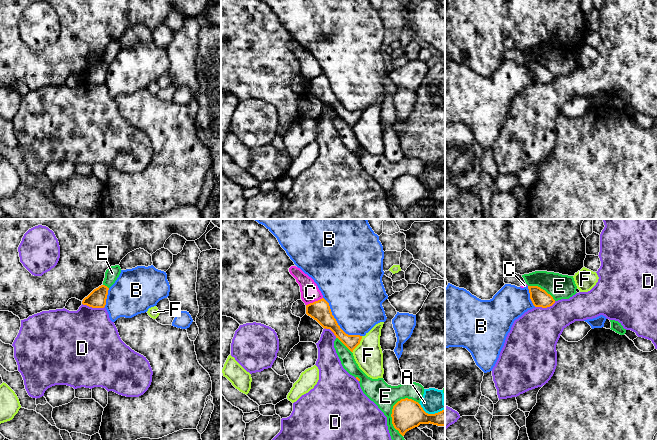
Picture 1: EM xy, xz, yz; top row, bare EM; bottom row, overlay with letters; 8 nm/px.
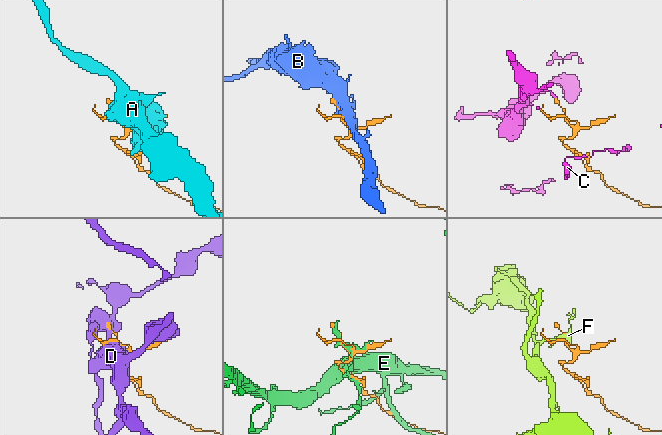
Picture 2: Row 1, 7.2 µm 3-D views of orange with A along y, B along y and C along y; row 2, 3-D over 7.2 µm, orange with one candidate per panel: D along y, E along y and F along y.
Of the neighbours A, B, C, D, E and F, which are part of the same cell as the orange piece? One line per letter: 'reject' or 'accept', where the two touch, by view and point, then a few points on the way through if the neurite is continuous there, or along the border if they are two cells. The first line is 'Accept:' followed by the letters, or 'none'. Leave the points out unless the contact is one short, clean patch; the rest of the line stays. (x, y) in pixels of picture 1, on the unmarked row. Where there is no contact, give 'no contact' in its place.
Accept: none
A: reject; meets orange in xz at (431, 190)
B: reject; meets orange in xz at (337, 99)
C: reject; meets orange in xz at (315, 77); border along xz (322, 73), (306, 81)
D: reject; meets orange in xy at (93, 83)
E: reject; meets orange in xz at (391, 190)
F: reject; meets orange in xz at (359, 119); border along xz (362, 112), (359, 120), (352, 128)

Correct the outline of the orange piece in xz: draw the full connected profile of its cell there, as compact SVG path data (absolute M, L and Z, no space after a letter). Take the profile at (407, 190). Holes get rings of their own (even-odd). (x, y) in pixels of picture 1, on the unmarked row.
M408 174L401 175L393 182L391 193L394 204L402 212L420 200L445 202L445 185L435 190L428 190L418 178Z

